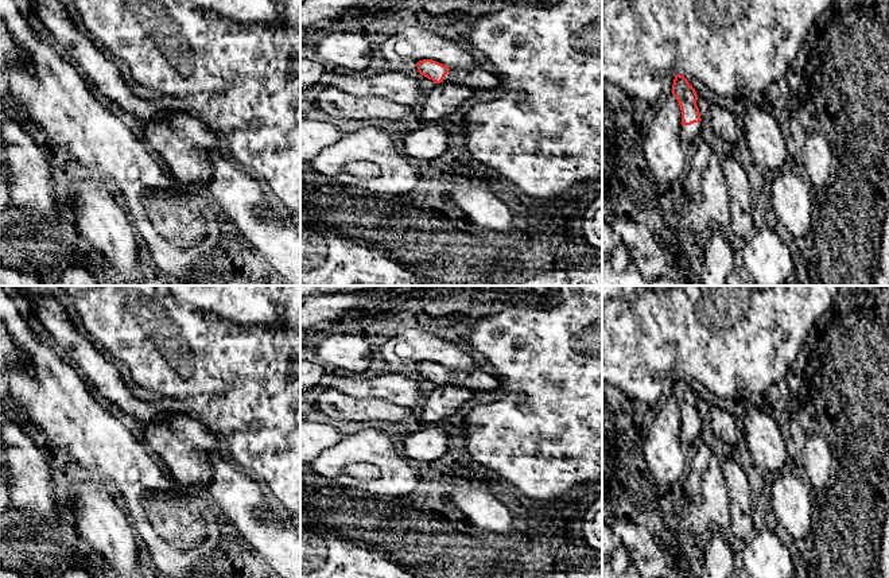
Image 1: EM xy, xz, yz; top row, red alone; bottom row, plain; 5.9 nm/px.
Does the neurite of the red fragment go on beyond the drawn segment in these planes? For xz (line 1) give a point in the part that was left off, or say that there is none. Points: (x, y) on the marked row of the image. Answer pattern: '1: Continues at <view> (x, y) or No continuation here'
1: Continues at xz (480, 77)

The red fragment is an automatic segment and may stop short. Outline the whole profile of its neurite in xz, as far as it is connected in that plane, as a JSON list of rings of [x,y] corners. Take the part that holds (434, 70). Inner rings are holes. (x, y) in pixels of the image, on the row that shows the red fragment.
[[[423,59],[418,62],[418,71],[436,84],[449,82],[471,89],[500,89],[501,85],[497,75],[486,65],[453,69],[432,59]]]

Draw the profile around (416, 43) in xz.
[[[414,26],[389,35],[377,44],[377,53],[392,63],[418,63],[432,59],[453,69],[485,65],[482,58],[454,34],[423,26]]]

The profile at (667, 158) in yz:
[[[671,93],[652,109],[645,125],[643,155],[653,178],[664,187],[684,179],[690,151],[680,139],[682,110]]]

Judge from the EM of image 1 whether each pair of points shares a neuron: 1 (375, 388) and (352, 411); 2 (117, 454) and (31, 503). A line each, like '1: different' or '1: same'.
1: different
2: different

